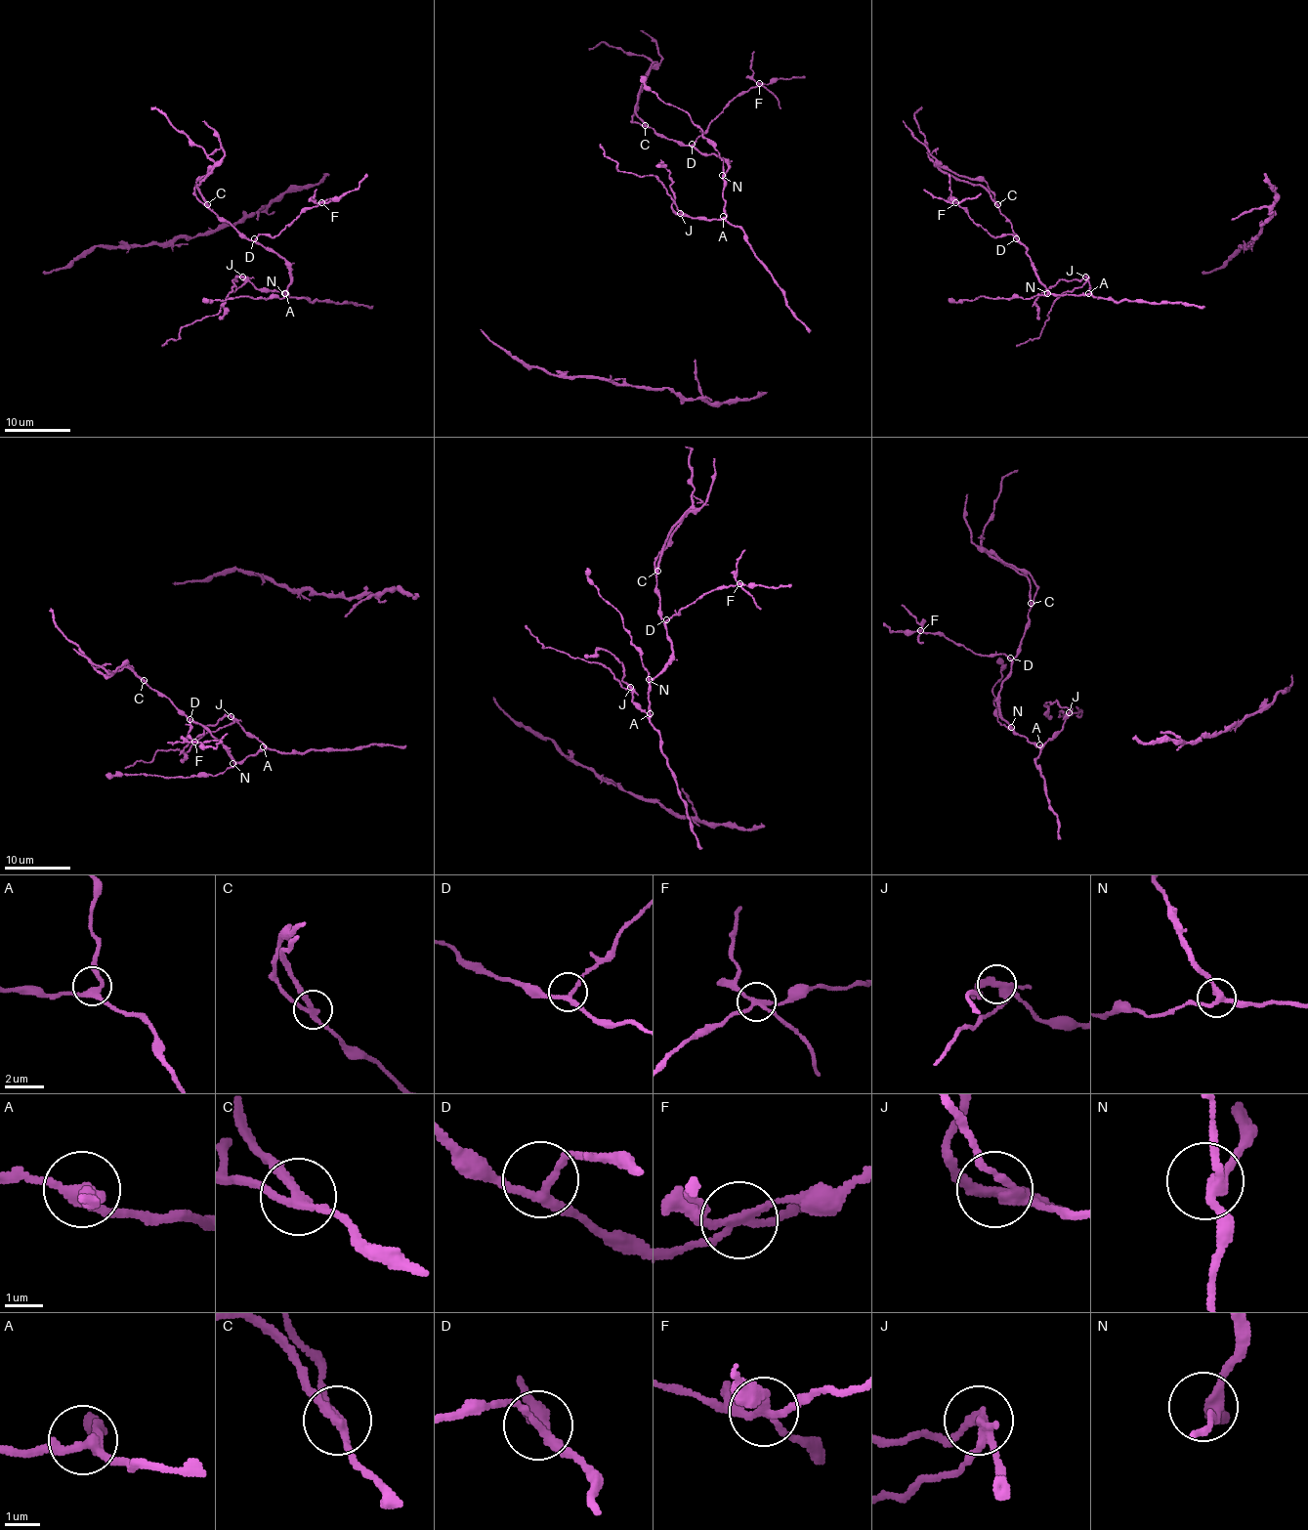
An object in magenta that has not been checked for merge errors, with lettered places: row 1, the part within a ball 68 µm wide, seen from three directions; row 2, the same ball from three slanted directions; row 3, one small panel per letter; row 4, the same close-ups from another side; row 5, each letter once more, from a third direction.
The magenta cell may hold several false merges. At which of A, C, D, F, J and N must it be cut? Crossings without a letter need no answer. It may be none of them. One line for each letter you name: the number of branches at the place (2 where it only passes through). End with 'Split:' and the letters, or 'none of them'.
C: Branches: 3
F: Branches: 4
J: Branches: 3
Split: C, F, J

